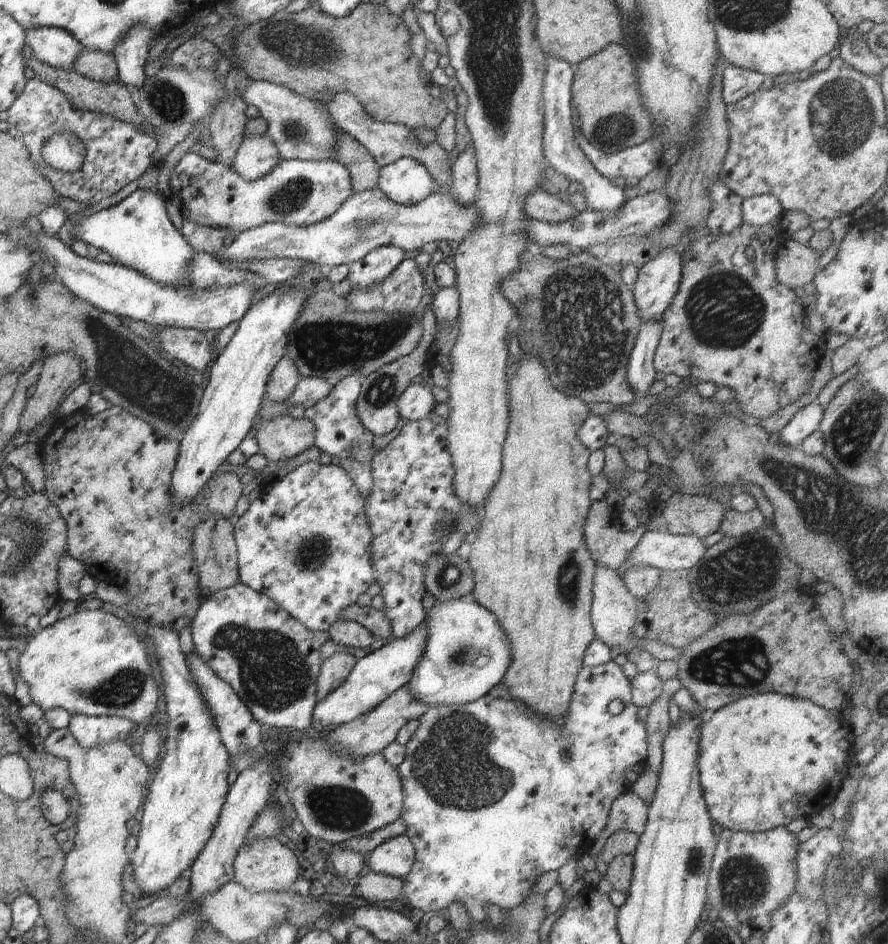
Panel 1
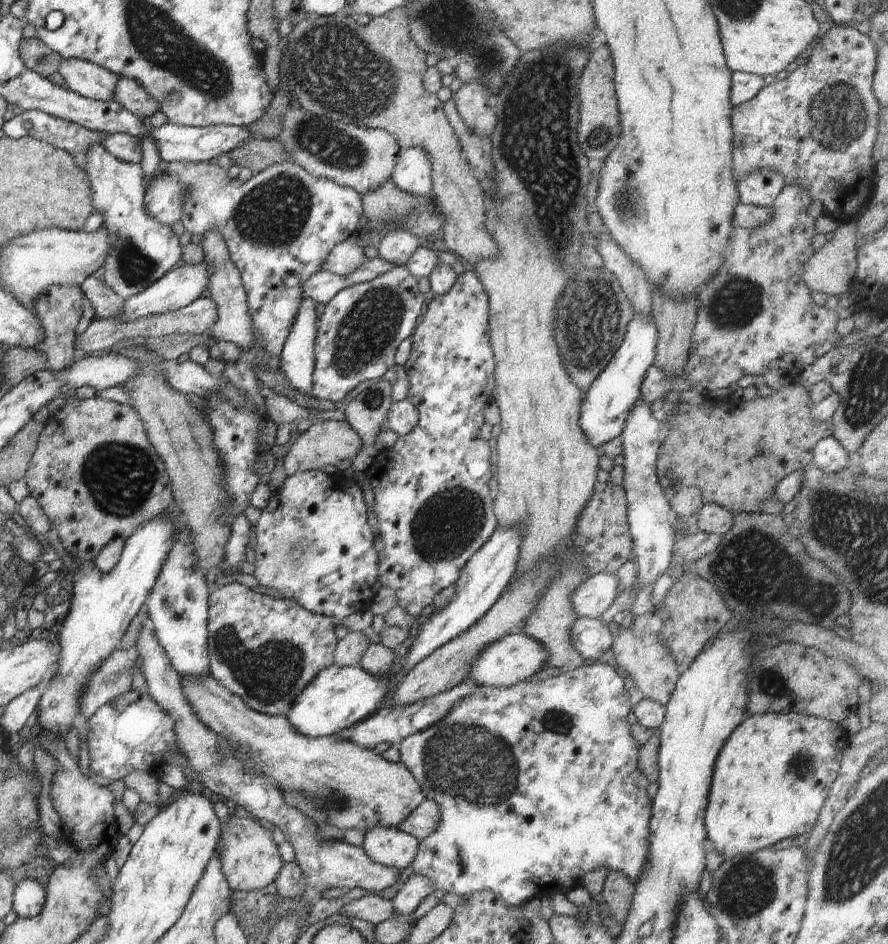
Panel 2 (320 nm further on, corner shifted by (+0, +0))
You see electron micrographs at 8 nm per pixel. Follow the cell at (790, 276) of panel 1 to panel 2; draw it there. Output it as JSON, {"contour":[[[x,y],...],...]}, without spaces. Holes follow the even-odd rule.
{"contour":[[[858,219],[846,221],[836,228],[834,238],[831,242],[826,242],[820,250],[814,251],[812,258],[802,266],[802,282],[813,292],[826,293],[841,297],[850,291],[850,284],[854,280],[856,272],[856,248],[858,234]]]}

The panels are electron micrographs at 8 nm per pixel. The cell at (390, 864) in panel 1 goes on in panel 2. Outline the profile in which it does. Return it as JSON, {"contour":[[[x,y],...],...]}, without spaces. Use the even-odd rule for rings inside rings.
{"contour":[[[376,827],[364,833],[362,849],[372,862],[400,872],[413,864],[419,841],[398,828]]]}

